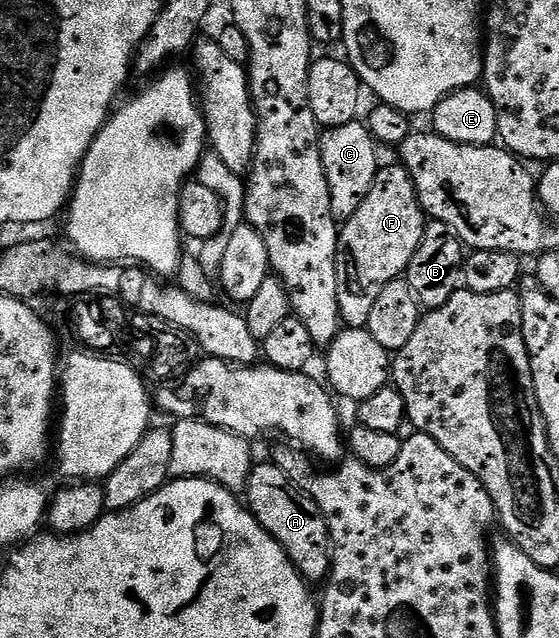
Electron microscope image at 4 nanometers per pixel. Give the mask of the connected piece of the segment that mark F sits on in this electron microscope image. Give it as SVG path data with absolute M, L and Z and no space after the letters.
M403 164L395 165L381 165L366 200L362 200L362 208L358 208L358 212L354 212L354 216L350 216L350 220L343 223L338 230L340 236L336 245L338 308L341 323L350 330L363 330L367 327L370 311L374 308L374 300L378 300L382 288L386 288L390 280L401 277L407 271L410 260L424 235L426 215L420 206L408 169Z

